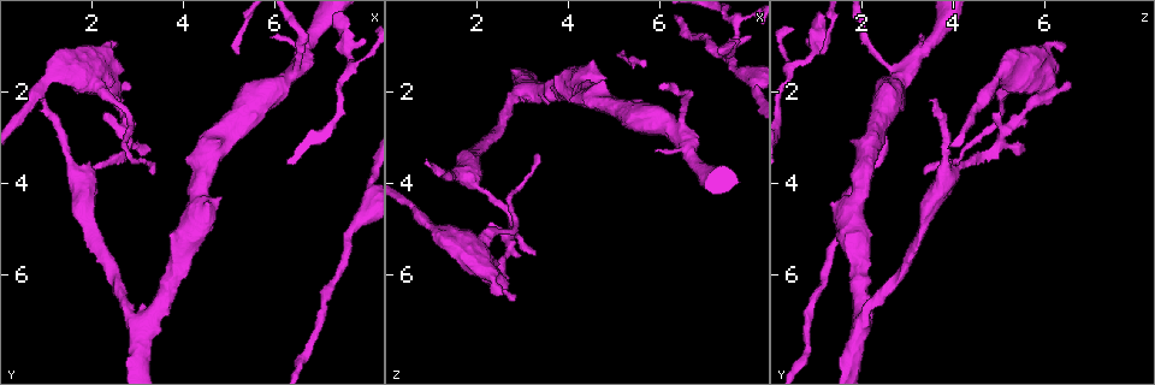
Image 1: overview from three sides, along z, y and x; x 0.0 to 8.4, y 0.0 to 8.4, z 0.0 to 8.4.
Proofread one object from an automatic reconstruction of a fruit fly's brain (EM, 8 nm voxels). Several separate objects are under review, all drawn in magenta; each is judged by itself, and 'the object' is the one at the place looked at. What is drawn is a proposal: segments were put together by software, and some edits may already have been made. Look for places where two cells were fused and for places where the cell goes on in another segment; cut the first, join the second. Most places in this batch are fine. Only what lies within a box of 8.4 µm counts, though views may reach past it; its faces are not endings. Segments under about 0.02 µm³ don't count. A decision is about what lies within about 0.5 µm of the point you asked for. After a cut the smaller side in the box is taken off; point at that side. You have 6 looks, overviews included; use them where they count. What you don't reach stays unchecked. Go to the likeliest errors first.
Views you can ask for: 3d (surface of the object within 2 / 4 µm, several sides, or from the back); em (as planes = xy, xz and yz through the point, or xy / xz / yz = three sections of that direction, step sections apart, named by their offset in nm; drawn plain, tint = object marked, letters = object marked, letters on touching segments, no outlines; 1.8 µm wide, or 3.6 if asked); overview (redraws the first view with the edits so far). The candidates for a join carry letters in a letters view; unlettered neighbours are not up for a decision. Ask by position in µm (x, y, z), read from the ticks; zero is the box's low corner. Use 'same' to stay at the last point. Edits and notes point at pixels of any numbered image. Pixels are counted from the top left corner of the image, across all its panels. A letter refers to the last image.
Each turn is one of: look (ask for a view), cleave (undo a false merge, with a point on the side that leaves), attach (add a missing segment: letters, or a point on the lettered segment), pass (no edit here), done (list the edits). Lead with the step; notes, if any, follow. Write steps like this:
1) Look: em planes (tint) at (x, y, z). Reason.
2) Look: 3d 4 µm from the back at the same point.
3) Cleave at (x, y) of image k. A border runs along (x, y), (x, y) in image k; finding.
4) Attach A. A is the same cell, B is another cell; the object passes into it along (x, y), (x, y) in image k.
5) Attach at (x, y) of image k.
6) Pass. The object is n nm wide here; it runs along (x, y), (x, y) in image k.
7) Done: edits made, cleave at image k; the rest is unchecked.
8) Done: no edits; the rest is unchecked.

Look: em 3.6 µm planes (letters) at (5.95, 0.80, 3.25). An open end.

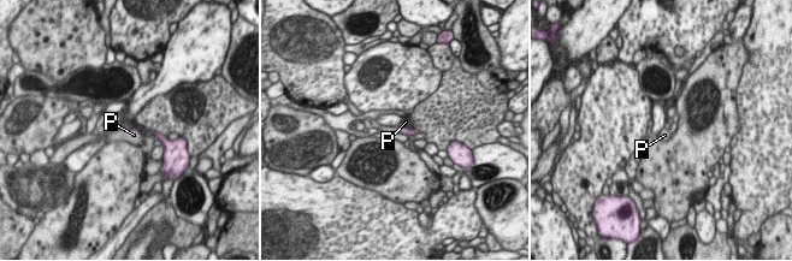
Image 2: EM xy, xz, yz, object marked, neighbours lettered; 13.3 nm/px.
Pass. The longest contact is with P, 160 nm; P is another cell; no lettered segment goes on from it.

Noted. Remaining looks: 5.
Look: 3d 4 µm at (2.55, 0.90, 6.40). An open end.

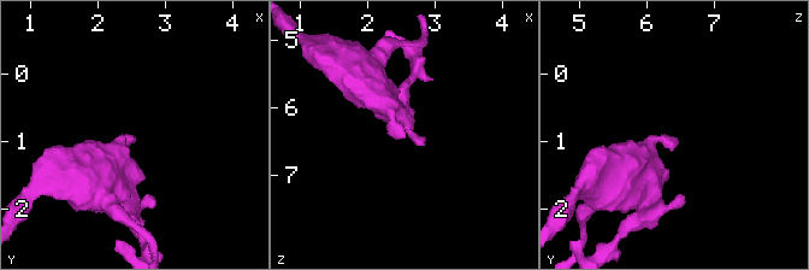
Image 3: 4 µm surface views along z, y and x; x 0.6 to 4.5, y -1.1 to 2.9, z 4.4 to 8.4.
Look: em yz step 8 (tint) at (2.60, 0.95, 6.40). Shape alone is not enough.

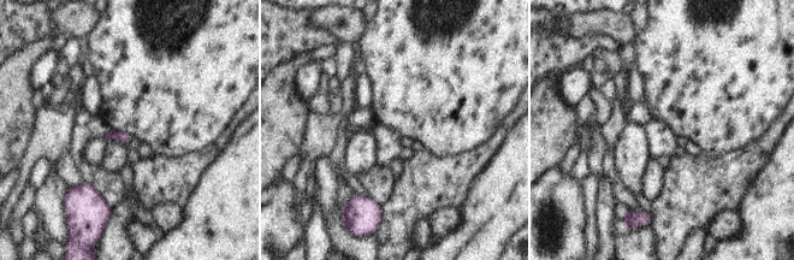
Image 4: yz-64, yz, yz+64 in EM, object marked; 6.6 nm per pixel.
Look: em planes (letters) at the same point. Cut it another way.

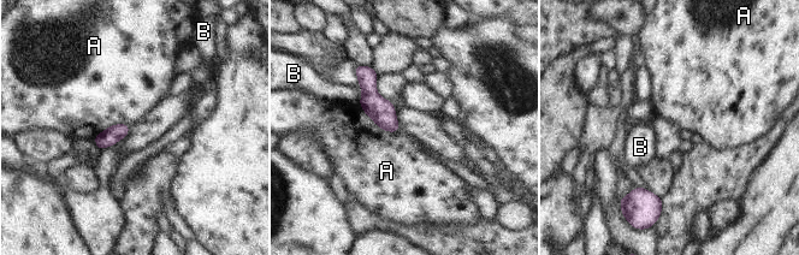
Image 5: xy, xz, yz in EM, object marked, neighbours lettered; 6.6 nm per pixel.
Pass. A and B are other cells; a border runs along (357, 102), (380, 128), (400, 130) in image 5; none of them fits.

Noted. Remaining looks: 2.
Look: em planes (letters) at (0.90, 2.15, 3.55).

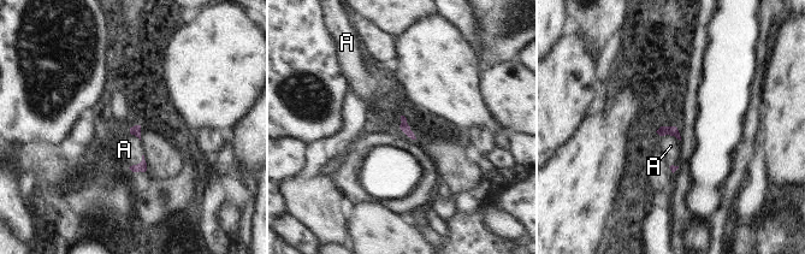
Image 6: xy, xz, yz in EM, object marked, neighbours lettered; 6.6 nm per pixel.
Attach at (670, 146) of image 6. The longest contact is with A, 180 nm; A is the same cell; it goes on there.

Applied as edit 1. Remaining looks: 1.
Done: edits made, attach at image 6; the rest is unchecked.

